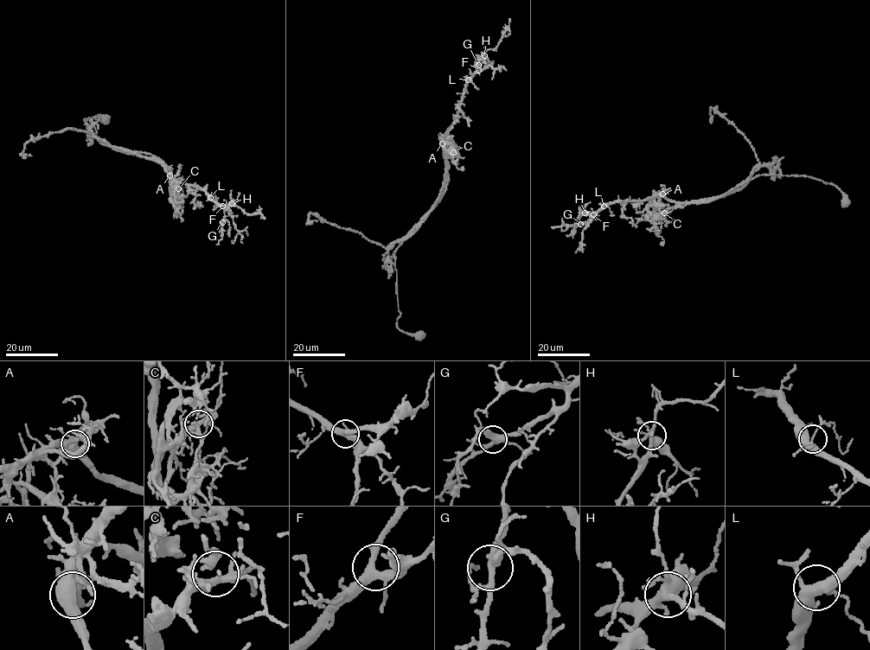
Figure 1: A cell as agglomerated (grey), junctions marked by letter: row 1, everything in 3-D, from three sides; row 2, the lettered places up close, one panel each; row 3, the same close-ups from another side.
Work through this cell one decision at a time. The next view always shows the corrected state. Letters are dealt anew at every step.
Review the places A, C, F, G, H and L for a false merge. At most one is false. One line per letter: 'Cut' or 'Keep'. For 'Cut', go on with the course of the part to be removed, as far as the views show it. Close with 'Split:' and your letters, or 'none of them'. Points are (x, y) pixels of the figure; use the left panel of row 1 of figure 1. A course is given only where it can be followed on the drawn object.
A: Cut. Course of the part to remove: (170, 175), (169, 179), (160, 161), (110, 145), (85, 131), (69, 128), (28, 141), (22, 152), (31, 155)
C: Keep
F: Keep
G: Keep
H: Keep
L: Keep
Split: A

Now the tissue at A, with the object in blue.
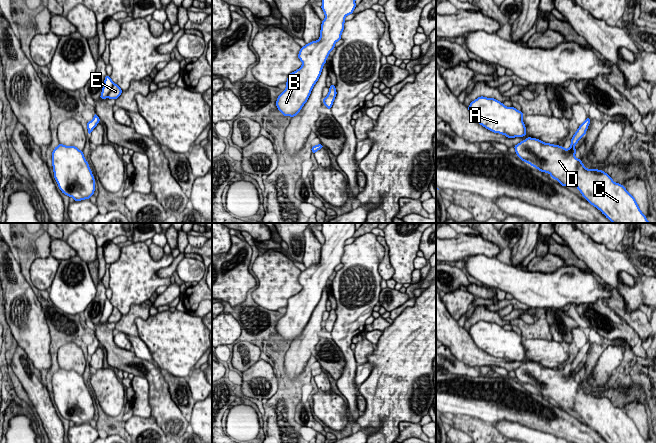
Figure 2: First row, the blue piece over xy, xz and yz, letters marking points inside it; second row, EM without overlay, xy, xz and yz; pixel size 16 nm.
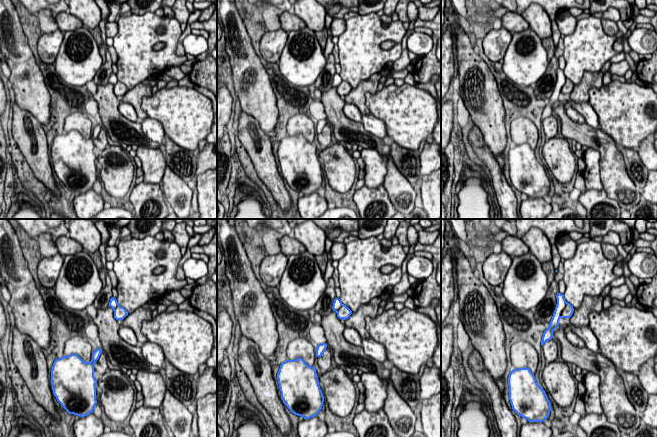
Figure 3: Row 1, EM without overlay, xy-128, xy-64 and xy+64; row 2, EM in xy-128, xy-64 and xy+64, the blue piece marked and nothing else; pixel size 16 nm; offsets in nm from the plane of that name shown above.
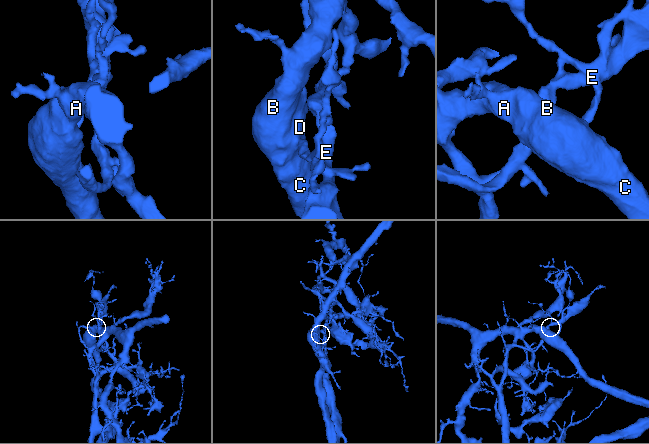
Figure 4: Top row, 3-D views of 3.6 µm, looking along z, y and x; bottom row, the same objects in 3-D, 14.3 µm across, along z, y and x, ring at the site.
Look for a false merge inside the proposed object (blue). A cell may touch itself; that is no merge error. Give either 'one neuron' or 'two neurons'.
two neurons

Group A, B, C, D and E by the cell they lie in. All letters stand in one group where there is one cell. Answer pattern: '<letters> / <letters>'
A B C D / E

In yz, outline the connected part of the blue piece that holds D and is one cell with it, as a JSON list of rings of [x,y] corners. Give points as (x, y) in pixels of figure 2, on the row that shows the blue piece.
[[[588,117],[575,132],[568,149],[527,137],[514,146],[516,155],[539,171],[549,173],[562,186],[576,186],[613,223],[649,223],[623,185],[615,183],[603,170],[585,168],[575,157],[574,147],[586,134],[589,124]]]

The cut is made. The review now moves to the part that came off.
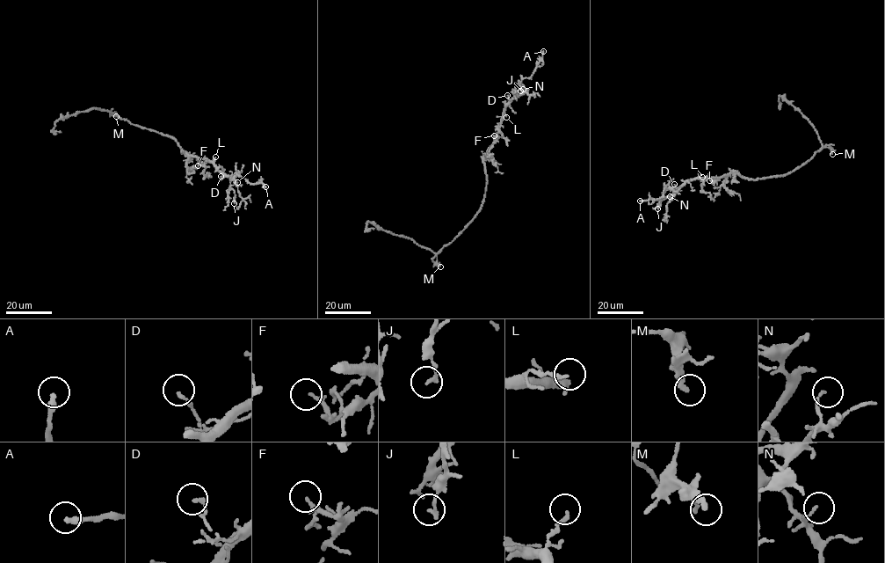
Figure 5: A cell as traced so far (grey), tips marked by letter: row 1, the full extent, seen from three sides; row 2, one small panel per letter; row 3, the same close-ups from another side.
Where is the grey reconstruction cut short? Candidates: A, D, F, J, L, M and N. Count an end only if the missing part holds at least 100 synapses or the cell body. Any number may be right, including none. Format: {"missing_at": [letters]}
{"missing_at": ["A"]}

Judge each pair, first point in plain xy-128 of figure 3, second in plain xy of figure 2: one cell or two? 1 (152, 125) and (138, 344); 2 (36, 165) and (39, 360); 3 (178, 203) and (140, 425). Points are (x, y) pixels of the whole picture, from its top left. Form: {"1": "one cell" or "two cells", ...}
{"1": "one cell", "2": "two cells", "3": "two cells"}

